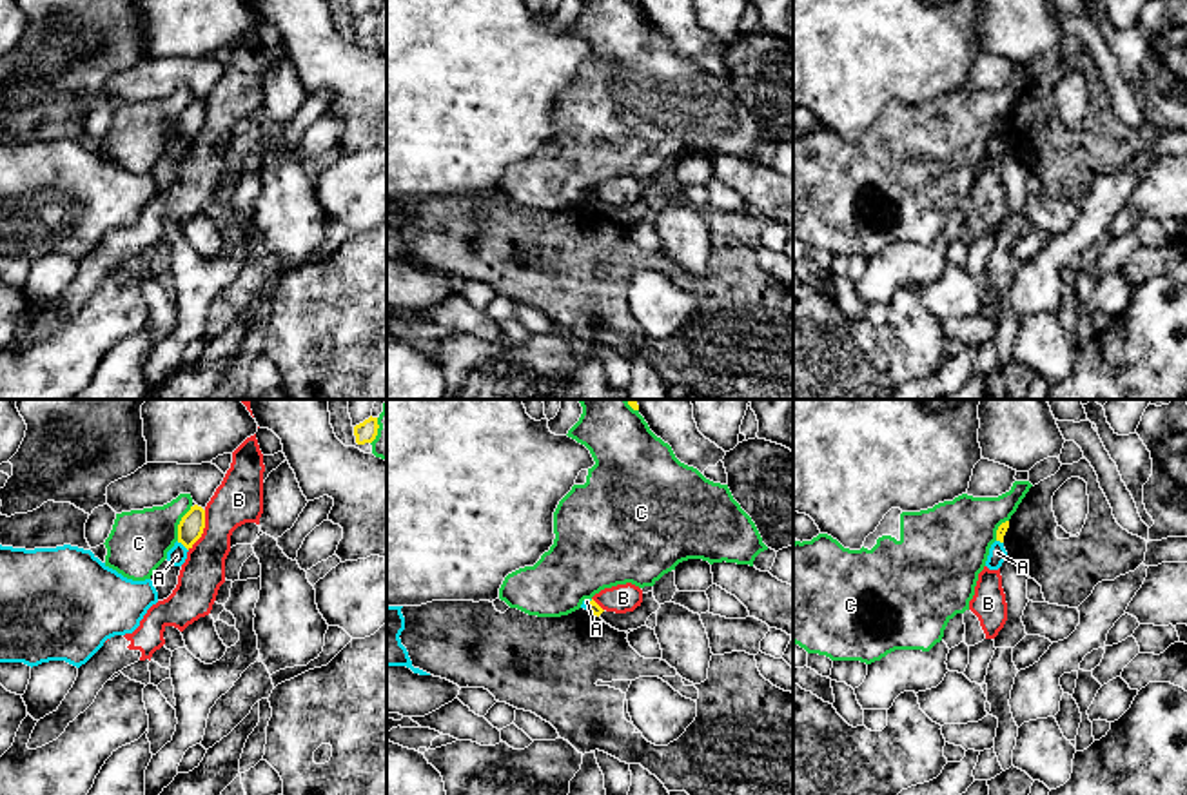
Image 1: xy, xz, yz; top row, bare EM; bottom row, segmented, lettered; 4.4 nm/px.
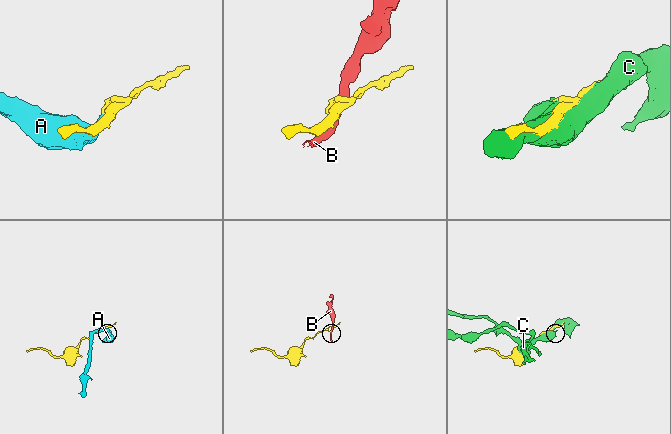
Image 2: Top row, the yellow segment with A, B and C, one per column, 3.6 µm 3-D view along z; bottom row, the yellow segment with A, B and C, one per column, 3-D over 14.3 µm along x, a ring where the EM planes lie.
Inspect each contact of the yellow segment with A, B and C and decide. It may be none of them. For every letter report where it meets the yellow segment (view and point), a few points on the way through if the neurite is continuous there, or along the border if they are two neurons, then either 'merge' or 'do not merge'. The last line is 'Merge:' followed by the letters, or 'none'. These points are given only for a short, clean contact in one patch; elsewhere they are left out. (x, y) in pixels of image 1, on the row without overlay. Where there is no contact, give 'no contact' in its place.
A: xy (182, 137) | along xy (176, 135), (187, 144) | do not merge
B: xy (202, 124) | along xy (206, 104), (204, 126), (187, 142) | do not merge
C: xy (180, 117) | do not merge
Merge: none

